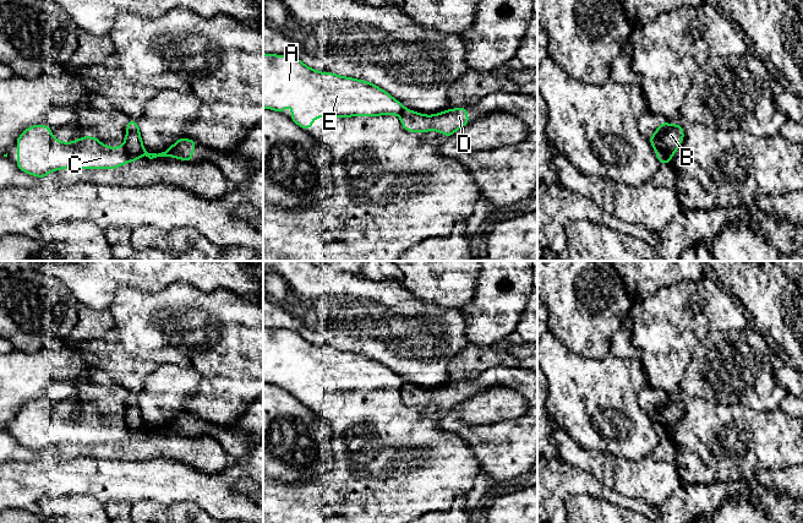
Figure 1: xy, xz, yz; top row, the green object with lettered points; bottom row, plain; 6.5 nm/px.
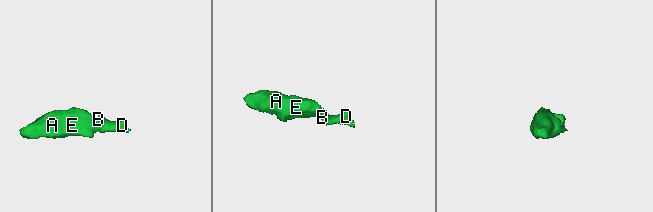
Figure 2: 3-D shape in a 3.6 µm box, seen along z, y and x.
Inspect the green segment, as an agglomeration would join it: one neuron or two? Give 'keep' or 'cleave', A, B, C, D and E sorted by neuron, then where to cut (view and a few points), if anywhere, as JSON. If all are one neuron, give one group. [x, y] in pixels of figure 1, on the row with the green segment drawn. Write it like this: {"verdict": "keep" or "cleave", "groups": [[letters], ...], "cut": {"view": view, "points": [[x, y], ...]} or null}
{"verdict": "cleave", "groups": [["A", "C", "E"], ["B", "D"]], "cut": {"view": "yz", "points": [[649, 140], [668, 161]]}}

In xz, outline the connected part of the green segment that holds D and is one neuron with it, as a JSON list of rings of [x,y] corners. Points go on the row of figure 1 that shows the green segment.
[[[404,108],[399,116],[404,130],[409,132],[438,131],[447,137],[470,122],[468,108],[449,108],[433,115],[420,114]]]

